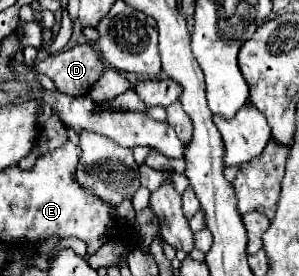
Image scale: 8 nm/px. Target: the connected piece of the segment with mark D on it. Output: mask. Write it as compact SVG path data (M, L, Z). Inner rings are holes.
M77 44L41 60L35 70L47 74L59 92L69 96L87 96L91 86L101 78L105 66L91 44Z

